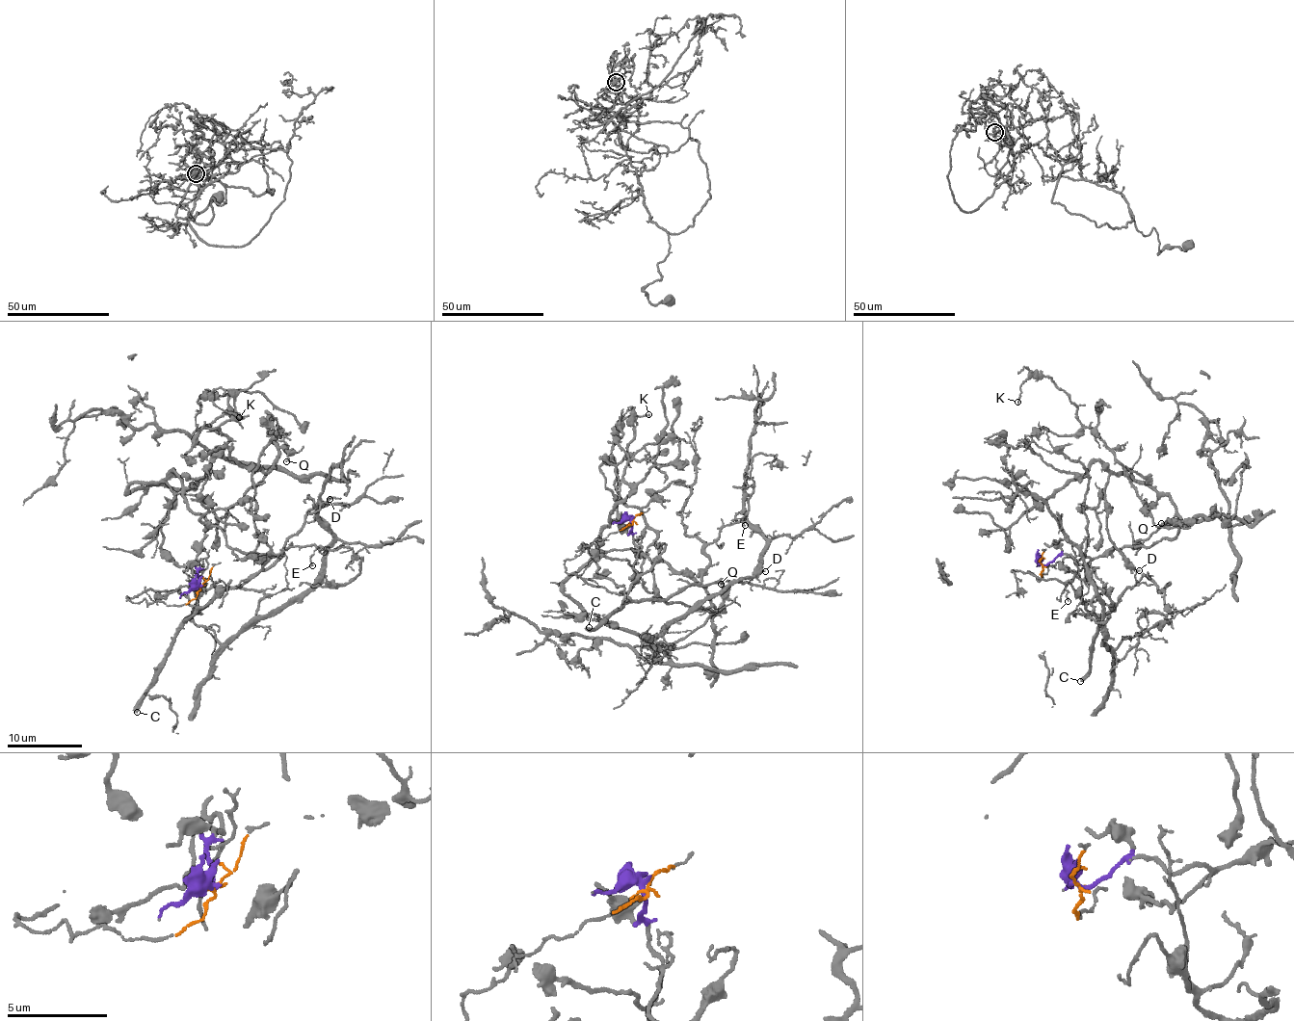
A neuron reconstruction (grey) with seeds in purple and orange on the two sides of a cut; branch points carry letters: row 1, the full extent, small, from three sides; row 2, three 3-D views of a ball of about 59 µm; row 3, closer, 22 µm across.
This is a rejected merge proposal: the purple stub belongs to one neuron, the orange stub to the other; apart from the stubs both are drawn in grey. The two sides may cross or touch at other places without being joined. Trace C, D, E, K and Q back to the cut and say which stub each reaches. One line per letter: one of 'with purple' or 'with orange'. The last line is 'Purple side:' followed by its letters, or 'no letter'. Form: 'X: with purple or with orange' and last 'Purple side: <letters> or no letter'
C: with orange
D: with orange
E: with orange
K: with purple
Q: with purple
Purple side: K, Q

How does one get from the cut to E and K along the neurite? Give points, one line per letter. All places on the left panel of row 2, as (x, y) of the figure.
E: (201, 587), (174, 605), (126, 596), (179, 590), (195, 607), (185, 619), (292, 546), (315, 545), (313, 566)
K: (201, 586), (204, 536), (274, 464), (245, 466), (231, 439), (198, 428), (198, 397), (239, 418)

